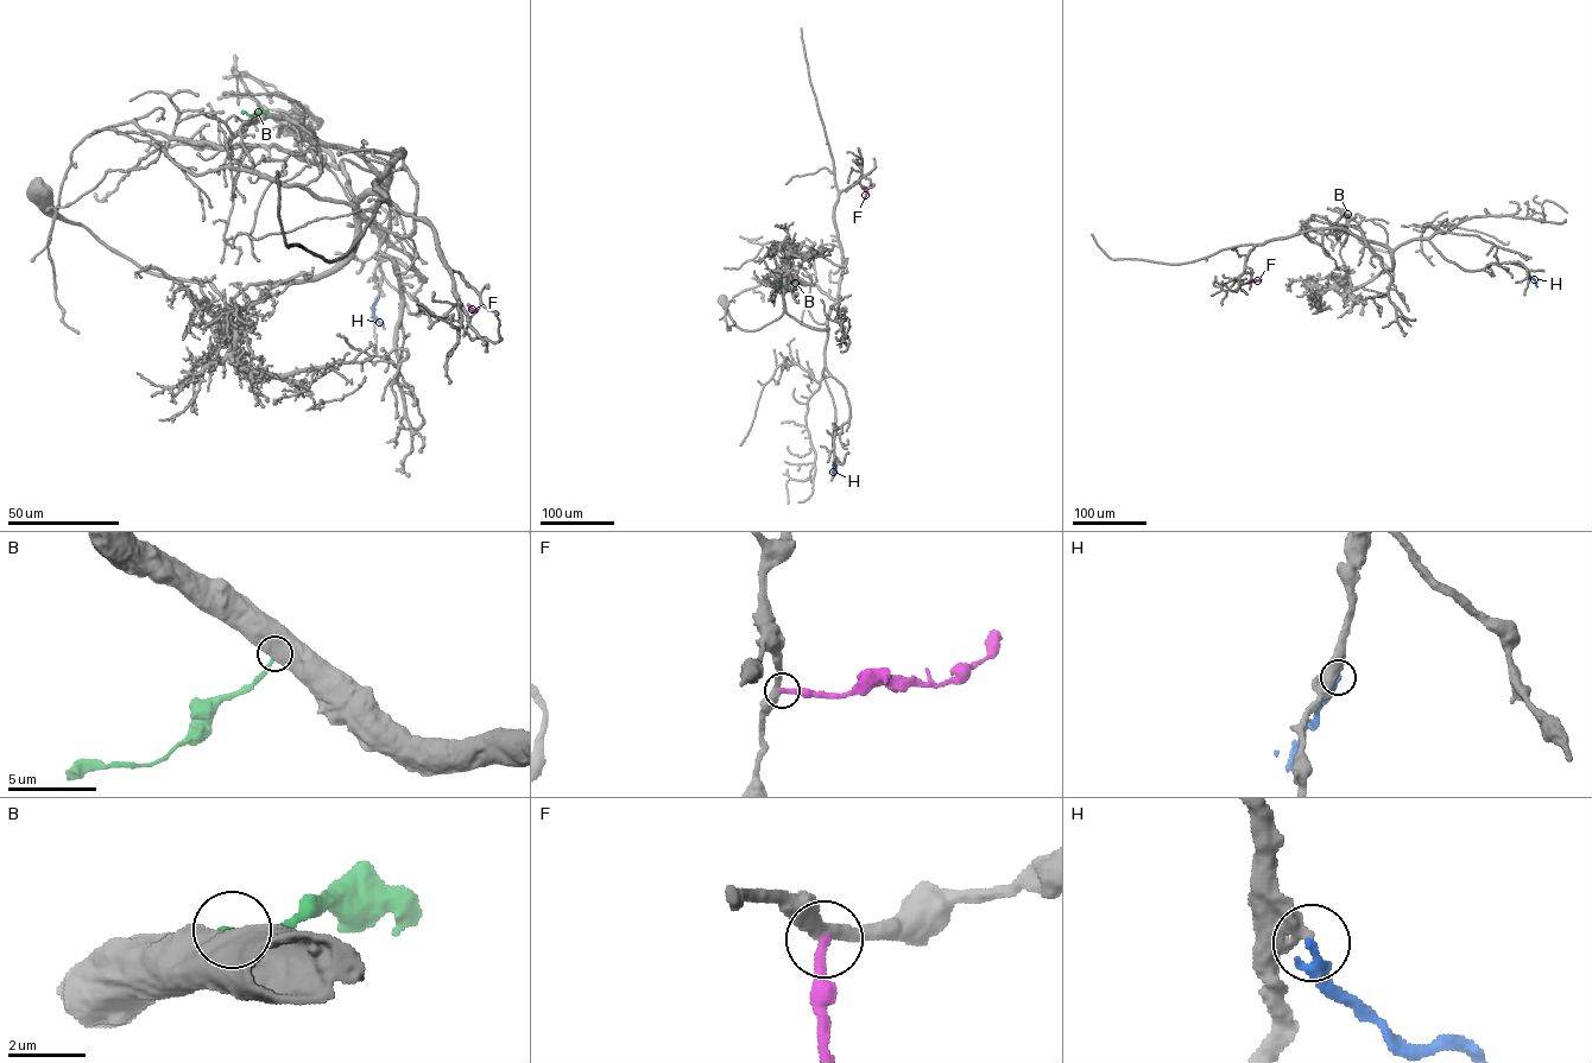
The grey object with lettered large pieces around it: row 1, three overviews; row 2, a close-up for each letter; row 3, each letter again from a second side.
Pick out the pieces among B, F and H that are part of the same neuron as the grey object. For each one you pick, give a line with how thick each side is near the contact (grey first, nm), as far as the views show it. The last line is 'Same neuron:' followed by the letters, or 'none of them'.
Same neuron: none of them

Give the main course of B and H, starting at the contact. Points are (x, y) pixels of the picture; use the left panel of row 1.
B: (267, 113), (247, 114), (241, 111)
H: (378, 297), (373, 311), (385, 328)

